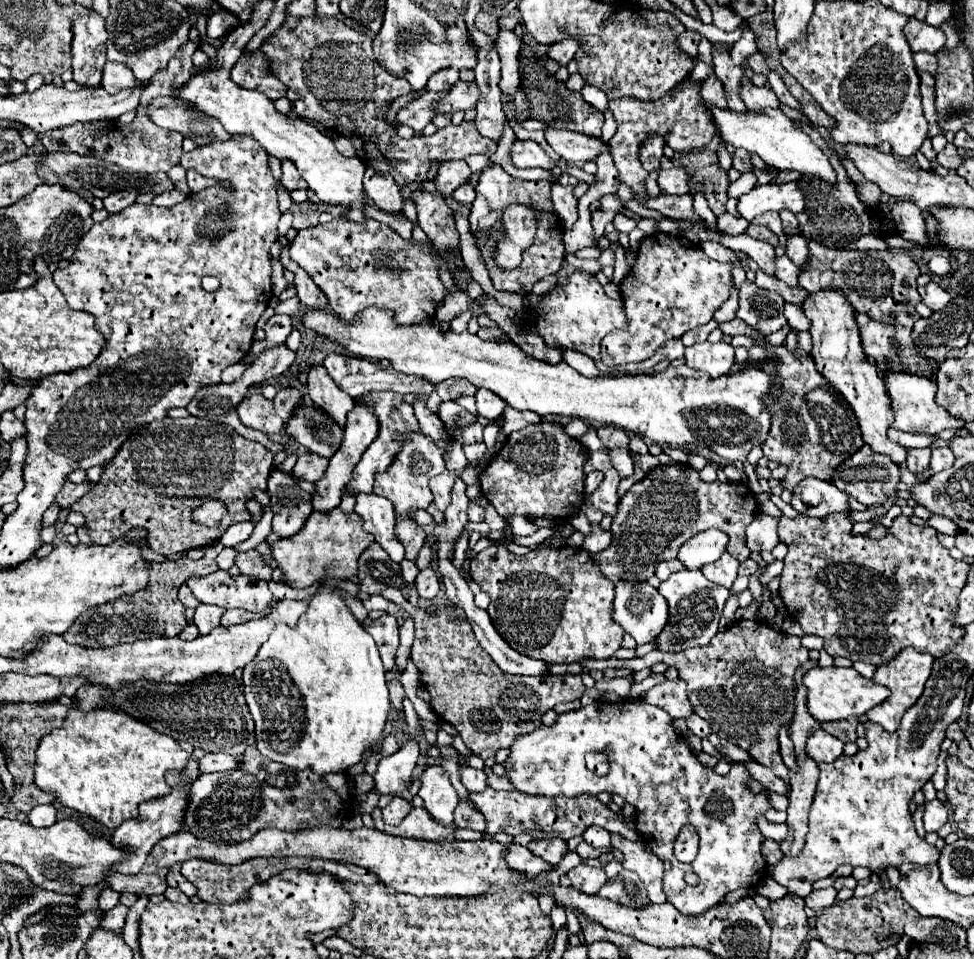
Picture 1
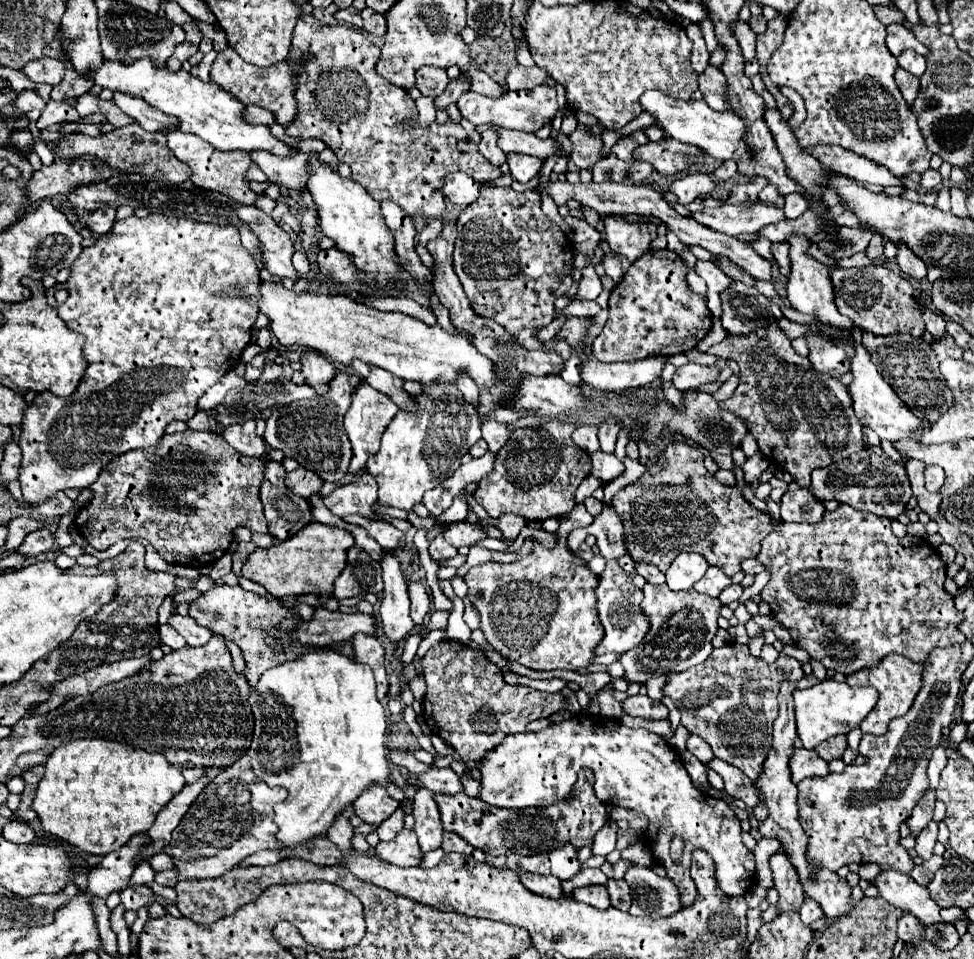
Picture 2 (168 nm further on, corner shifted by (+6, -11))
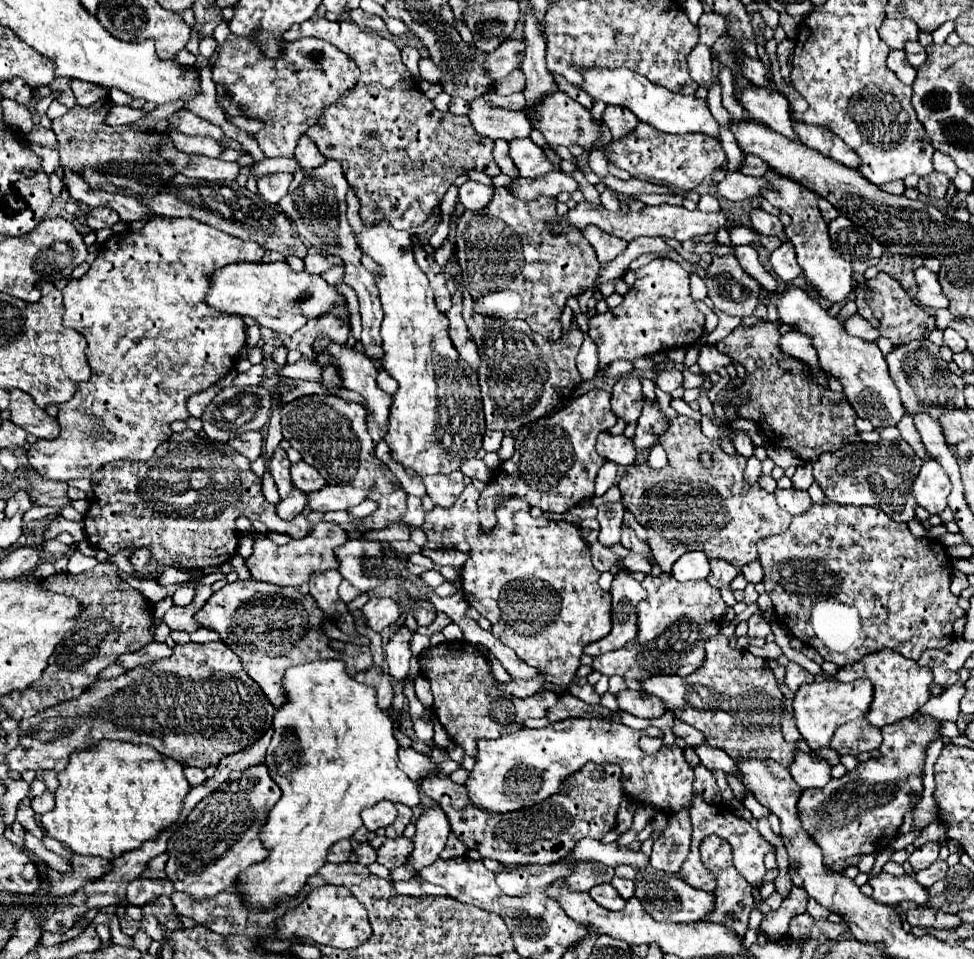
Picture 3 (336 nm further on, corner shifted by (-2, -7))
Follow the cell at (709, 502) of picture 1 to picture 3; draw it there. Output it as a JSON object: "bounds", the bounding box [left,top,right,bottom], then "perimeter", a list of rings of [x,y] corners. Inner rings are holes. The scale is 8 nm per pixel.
{"bounds":[619,416,791,572],"perimeter":[[[677,416],[671,420],[669,430],[659,438],[661,446],[667,452],[667,466],[661,470],[651,470],[647,464],[641,466],[629,466],[619,480],[619,490],[623,494],[621,502],[623,506],[635,516],[635,520],[647,530],[649,538],[649,548],[661,566],[663,572],[671,572],[671,566],[675,560],[689,552],[689,550],[703,550],[709,558],[721,558],[733,564],[737,570],[757,558],[755,544],[759,538],[767,534],[781,534],[789,528],[791,524],[791,514],[781,510],[775,502],[775,496],[765,492],[759,484],[747,484],[743,478],[743,470],[747,460],[739,454],[725,454],[719,446],[717,440],[709,440],[703,432],[697,420],[687,418],[687,416]],[[703,450],[709,450],[713,454],[713,466],[703,468],[699,462],[699,454]],[[645,492],[685,492],[685,494],[669,494],[669,496],[655,496],[655,494],[645,494]]]}

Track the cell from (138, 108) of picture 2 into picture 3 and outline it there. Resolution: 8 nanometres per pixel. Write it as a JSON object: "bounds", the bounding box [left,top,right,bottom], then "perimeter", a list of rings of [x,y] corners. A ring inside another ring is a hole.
{"bounds":[169,110,225,142],"perimeter":[[[181,110],[181,112],[175,112],[171,118],[169,118],[169,124],[177,130],[181,130],[183,134],[189,134],[189,136],[209,136],[209,138],[215,138],[217,142],[221,142],[225,138],[223,130],[195,114],[191,114],[189,110]]]}

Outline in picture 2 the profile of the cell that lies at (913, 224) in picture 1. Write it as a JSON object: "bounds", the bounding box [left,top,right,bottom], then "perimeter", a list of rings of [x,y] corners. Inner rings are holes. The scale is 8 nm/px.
{"bounds":[895,242,927,280],"perimeter":[[[899,242],[897,248],[899,248],[899,252],[897,252],[895,260],[897,260],[897,264],[899,264],[899,270],[901,270],[907,278],[923,280],[923,278],[927,276],[927,266],[925,266],[925,262],[923,262],[919,256],[915,256],[911,250],[907,250],[907,246],[903,246],[901,242]]]}

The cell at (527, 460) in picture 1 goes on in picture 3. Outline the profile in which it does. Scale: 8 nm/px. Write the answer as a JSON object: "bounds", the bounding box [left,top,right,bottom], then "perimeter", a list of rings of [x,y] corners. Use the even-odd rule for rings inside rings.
{"bounds":[479,390,617,532],"perimeter":[[[591,390],[591,392],[585,392],[583,396],[571,400],[567,406],[563,406],[555,414],[551,414],[547,418],[539,418],[539,420],[535,420],[535,422],[521,428],[519,436],[515,438],[513,458],[509,458],[507,462],[501,464],[495,478],[481,492],[481,498],[479,498],[479,524],[481,524],[483,532],[491,532],[491,528],[495,526],[495,504],[501,498],[521,496],[531,506],[539,506],[541,510],[567,512],[571,506],[579,506],[585,498],[591,498],[595,494],[595,478],[597,478],[599,468],[605,464],[605,460],[595,452],[595,440],[603,430],[615,426],[615,422],[617,422],[615,414],[611,414],[609,400],[611,400],[611,392]]]}

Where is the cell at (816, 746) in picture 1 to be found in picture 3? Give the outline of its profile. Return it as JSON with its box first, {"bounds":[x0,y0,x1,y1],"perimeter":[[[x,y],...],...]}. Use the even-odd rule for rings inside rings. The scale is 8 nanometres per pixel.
{"bounds":[789,750,831,790],"perimeter":[[[799,750],[789,772],[801,790],[819,788],[831,780],[831,766],[823,758],[819,758],[815,752],[805,754]]]}

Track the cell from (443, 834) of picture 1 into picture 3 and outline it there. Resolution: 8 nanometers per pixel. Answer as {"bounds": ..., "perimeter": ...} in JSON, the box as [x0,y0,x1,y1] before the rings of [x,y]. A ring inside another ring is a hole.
{"bounds":[377,836,413,870],"perimeter":[[[403,836],[393,838],[393,840],[387,838],[383,842],[383,846],[377,850],[377,862],[383,864],[385,868],[393,870],[393,868],[397,868],[397,866],[407,862],[411,850],[413,850],[413,842],[411,840],[403,838]]]}

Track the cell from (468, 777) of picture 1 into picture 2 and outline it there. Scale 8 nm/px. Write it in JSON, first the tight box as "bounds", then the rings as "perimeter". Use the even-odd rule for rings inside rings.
{"bounds":[409,768,463,794],"perimeter":[[[429,768],[427,772],[423,772],[421,776],[411,774],[409,776],[409,784],[417,784],[417,786],[427,786],[433,792],[441,792],[441,794],[457,794],[463,792],[463,784],[461,778],[451,770],[451,768]]]}

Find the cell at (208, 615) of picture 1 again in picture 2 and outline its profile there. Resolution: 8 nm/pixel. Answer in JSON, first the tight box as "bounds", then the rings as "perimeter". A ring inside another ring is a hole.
{"bounds":[169,614,211,646],"perimeter":[[[175,614],[169,624],[187,640],[189,646],[203,646],[207,644],[207,640],[211,638],[211,630],[207,630],[205,626],[199,626],[195,620],[191,620],[189,616],[179,616]]]}

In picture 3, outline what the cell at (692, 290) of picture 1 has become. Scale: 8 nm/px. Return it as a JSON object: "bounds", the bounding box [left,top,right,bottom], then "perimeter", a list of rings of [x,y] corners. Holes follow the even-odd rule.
{"bounds":[589,258,705,370],"perimeter":[[[655,258],[647,266],[635,270],[635,284],[623,296],[623,302],[589,320],[589,336],[599,350],[599,370],[615,360],[635,360],[669,348],[689,348],[703,334],[705,316],[689,296],[689,272],[673,260]]]}

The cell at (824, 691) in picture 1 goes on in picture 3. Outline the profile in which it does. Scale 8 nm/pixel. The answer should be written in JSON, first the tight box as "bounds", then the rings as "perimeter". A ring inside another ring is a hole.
{"bounds":[793,680,873,752],"perimeter":[[[837,680],[831,682],[813,682],[813,684],[801,684],[793,698],[793,712],[797,730],[801,732],[801,738],[809,744],[813,752],[819,752],[821,748],[829,746],[833,732],[845,724],[847,720],[855,720],[859,716],[865,716],[873,700],[873,686],[867,680],[855,680],[851,684],[841,684]]]}

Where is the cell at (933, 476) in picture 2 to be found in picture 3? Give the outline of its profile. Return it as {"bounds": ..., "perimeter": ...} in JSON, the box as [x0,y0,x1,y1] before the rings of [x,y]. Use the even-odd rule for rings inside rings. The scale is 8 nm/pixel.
{"bounds":[913,460,951,514],"perimeter":[[[927,460],[913,482],[913,498],[917,506],[929,514],[941,514],[947,508],[947,496],[951,494],[951,482],[945,470],[935,460]]]}

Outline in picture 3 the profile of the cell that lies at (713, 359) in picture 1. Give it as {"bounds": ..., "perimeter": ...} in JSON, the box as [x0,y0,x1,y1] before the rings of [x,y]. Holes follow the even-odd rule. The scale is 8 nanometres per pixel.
{"bounds":[655,368,683,394],"perimeter":[[[671,368],[671,370],[661,370],[661,372],[657,374],[657,378],[655,378],[657,388],[663,390],[663,392],[667,392],[667,394],[671,394],[675,388],[679,388],[681,382],[683,382],[683,374],[681,374],[679,370],[675,370],[675,368]]]}

